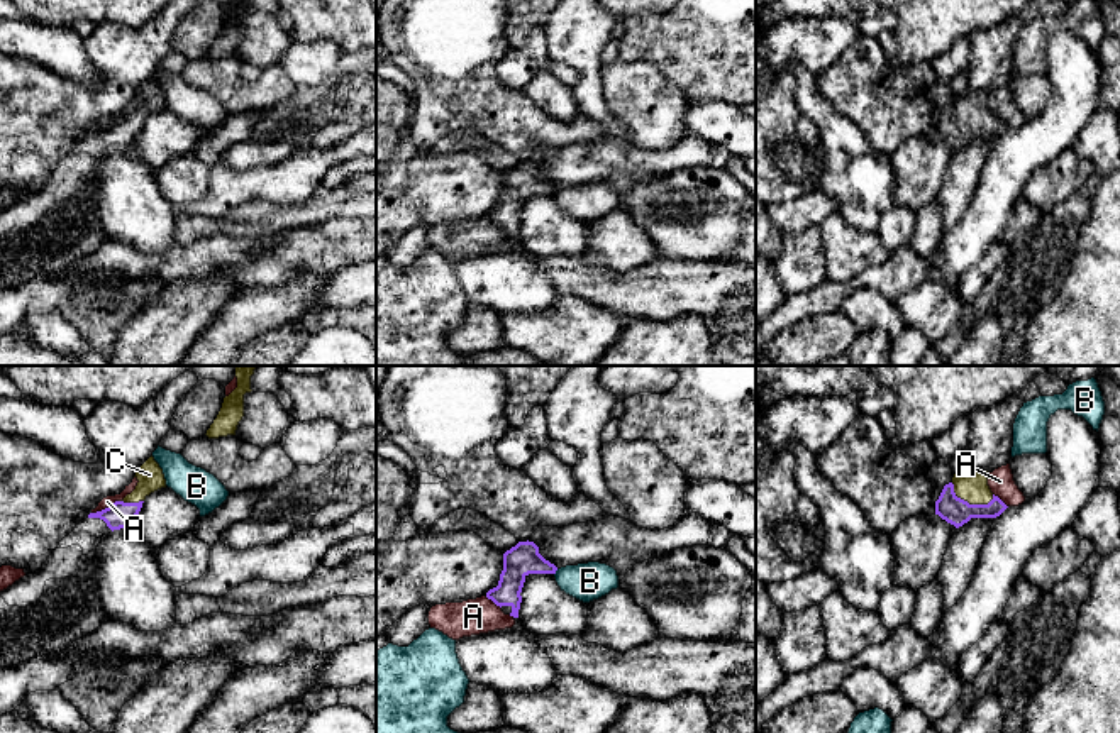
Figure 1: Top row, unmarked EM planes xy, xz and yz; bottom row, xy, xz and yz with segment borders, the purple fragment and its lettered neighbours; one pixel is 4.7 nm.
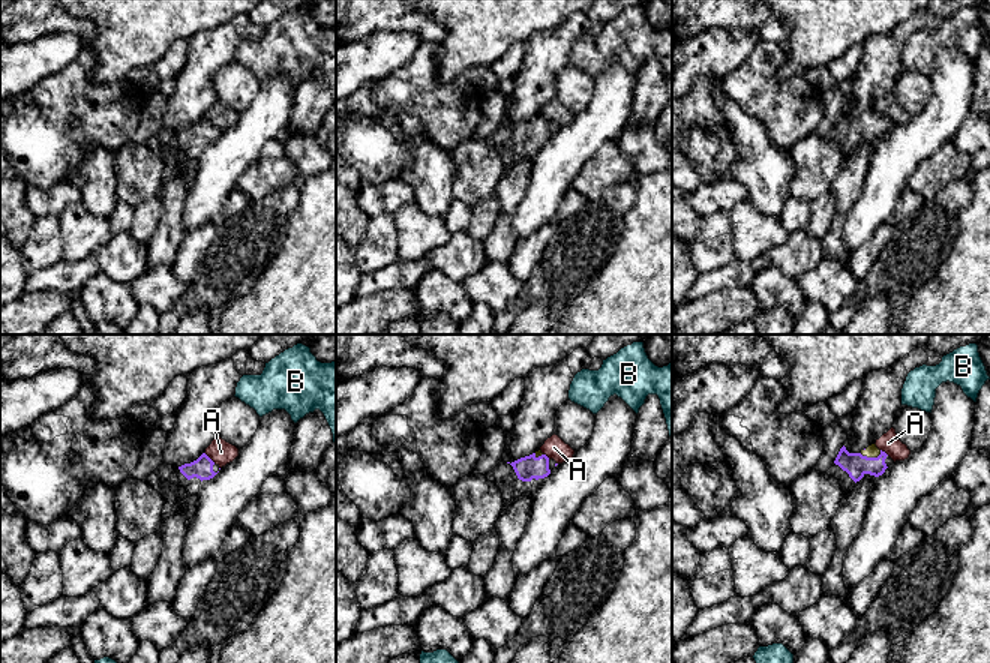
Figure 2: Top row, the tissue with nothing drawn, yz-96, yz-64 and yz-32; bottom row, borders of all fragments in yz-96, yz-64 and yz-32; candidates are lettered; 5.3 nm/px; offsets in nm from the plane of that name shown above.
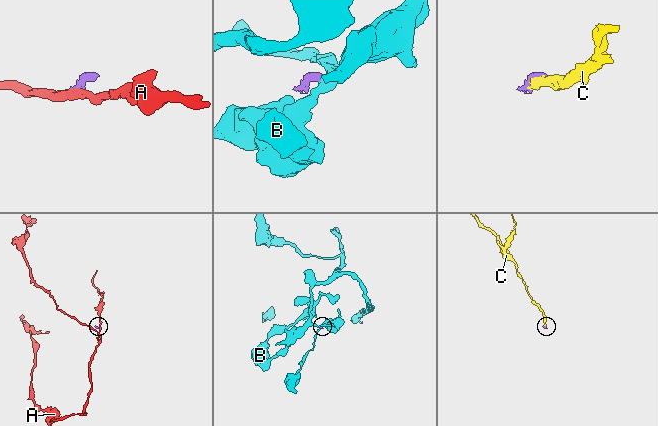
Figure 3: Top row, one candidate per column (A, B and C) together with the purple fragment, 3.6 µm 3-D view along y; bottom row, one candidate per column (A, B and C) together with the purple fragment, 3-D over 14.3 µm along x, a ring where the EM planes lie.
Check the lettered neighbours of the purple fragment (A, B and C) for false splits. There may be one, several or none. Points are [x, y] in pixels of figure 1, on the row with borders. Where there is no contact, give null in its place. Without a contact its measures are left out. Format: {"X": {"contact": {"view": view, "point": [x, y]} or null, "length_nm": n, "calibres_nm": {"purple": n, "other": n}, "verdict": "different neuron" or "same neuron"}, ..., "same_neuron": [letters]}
{"A": {"contact": {"view": "xy", "point": [105, 508]}, "length_nm": 160, "calibres_nm": {"purple": 120, "other": 50}, "verdict": "different neuron"}, "B": {"contact": {"view": "xz", "point": [554, 573]}, "length_nm": 40, "calibres_nm": {"purple": 150, "other": 180}, "verdict": "different neuron"}, "C": {"contact": {"view": "yz", "point": [968, 503]}, "length_nm": 220, "calibres_nm": {"purple": 130, "other": 140}, "verdict": "same neuron"}, "same_neuron": ["C"]}

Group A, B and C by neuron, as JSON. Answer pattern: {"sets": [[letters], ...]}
{"sets": [["A"], ["B"], ["C"]]}

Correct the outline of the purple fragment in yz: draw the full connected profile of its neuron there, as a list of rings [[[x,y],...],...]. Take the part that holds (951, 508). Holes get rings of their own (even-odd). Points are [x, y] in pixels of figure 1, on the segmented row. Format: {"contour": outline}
{"contour": [[[988,471],[954,474],[935,501],[935,515],[956,528],[971,518],[996,518],[1008,506],[991,493]]]}

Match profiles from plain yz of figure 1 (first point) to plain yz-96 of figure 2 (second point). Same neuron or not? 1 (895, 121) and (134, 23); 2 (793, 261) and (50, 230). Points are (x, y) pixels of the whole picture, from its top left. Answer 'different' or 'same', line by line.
1: different
2: same

